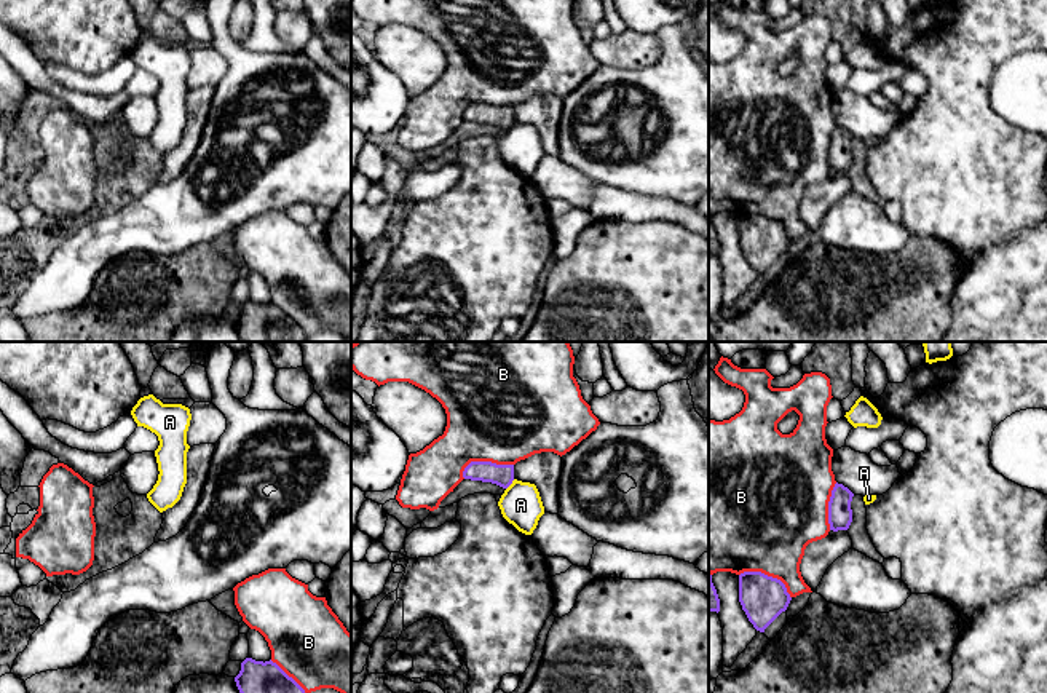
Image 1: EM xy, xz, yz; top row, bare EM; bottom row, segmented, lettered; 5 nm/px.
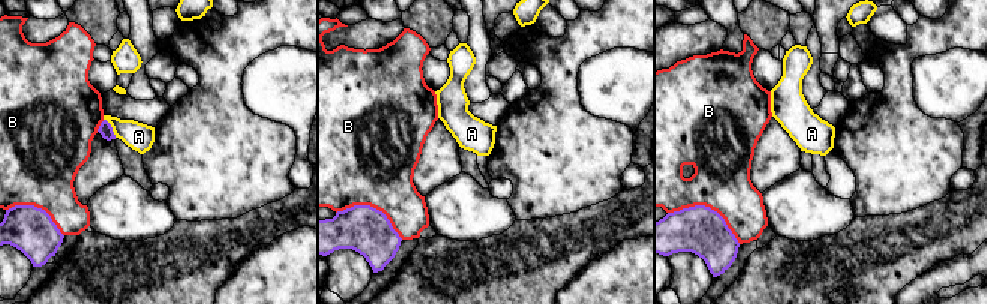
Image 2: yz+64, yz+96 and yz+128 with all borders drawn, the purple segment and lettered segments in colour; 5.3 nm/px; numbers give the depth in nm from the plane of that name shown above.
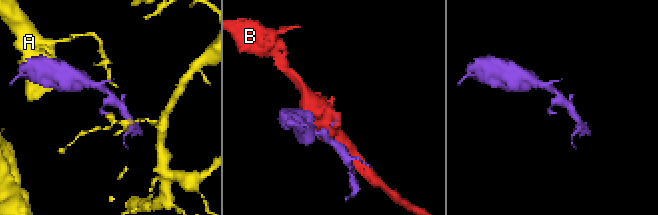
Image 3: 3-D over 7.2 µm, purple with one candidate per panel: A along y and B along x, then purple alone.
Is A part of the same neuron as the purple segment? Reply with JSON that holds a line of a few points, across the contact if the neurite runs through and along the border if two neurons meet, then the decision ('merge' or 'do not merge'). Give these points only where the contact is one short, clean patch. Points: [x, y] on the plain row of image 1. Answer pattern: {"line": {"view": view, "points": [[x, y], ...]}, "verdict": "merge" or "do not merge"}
{"line": {"view": "xz", "points": [[514, 122], [506, 131]]}, "verdict": "do not merge"}

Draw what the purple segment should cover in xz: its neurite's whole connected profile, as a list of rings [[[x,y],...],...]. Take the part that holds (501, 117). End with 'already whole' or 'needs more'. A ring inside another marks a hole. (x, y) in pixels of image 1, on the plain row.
[[[471,104],[464,113],[464,121],[492,125],[508,131],[514,123],[514,107],[496,107],[492,104]]]; already whole

